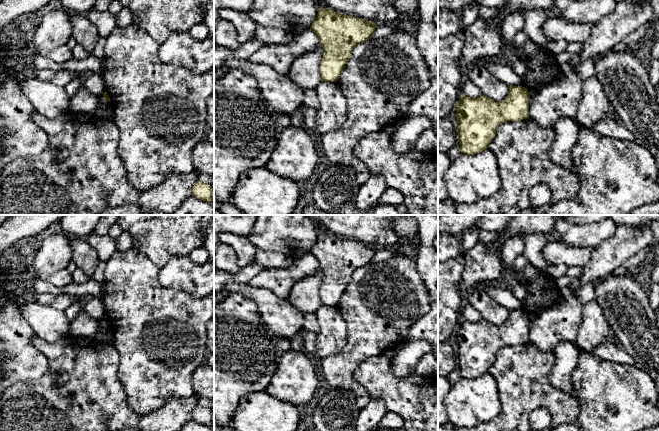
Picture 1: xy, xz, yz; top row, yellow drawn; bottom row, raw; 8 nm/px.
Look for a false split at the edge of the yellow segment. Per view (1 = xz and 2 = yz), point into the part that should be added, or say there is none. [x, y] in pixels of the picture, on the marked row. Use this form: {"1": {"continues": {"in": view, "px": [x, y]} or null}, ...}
{"1": {"continues": null}, "2": {"continues": null}}

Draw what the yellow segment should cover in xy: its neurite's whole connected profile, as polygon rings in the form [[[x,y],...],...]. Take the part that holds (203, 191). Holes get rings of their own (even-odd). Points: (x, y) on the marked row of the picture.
[[[199,180],[196,181],[192,188],[193,196],[206,201],[208,203],[212,203],[213,201],[213,191],[212,187],[208,184],[205,184]]]

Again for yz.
[[[509,86],[508,96],[500,102],[494,101],[483,94],[475,99],[461,94],[455,108],[458,122],[458,142],[461,153],[473,155],[487,149],[495,136],[496,129],[503,122],[528,119],[529,101],[530,93],[527,88],[522,86]]]

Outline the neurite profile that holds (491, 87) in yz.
[[[482,62],[471,66],[465,76],[479,87],[483,95],[494,101],[500,102],[508,96],[509,85],[491,75]]]

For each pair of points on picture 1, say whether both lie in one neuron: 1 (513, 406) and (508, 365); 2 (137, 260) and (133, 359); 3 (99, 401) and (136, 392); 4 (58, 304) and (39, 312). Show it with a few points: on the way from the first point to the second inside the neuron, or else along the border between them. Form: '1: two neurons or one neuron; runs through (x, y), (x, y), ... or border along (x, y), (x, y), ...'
1: one neuron; runs through (513, 396), (513, 375)
2: one neuron; runs through (137, 285), (137, 334)
3: two neurons; border along (117, 372), (127, 403), (139, 414)
4: two neurons; border along (31, 297), (37, 302), (63, 312)

